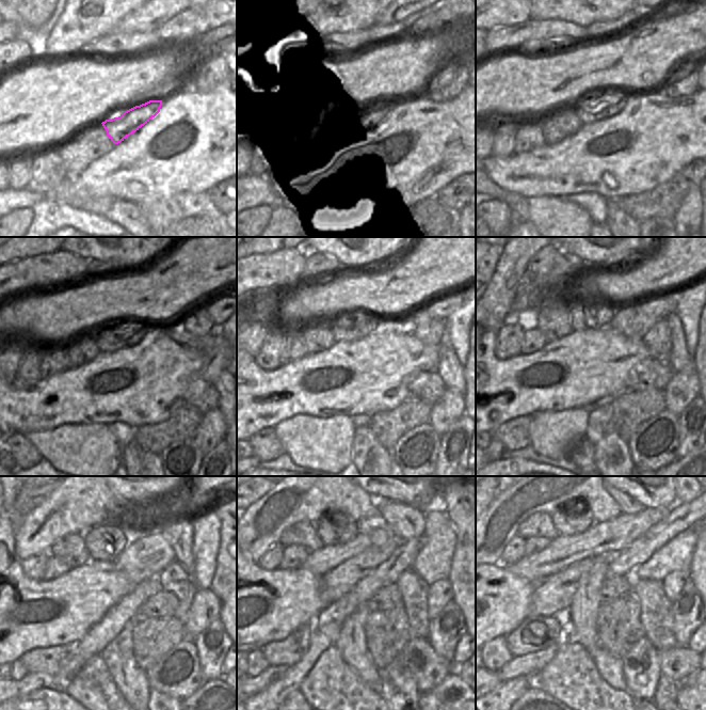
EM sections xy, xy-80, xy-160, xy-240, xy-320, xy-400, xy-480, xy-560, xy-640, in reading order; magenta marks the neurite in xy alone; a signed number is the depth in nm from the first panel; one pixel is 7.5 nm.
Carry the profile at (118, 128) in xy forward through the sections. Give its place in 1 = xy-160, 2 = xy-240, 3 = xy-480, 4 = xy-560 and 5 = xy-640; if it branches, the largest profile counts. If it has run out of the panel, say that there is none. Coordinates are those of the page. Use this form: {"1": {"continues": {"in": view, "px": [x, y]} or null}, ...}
{"1": {"continues": {"in": "xy-160", "px": [584, 115]}}, "2": {"continues": {"in": "xy-240", "px": [102, 346]}}, "3": {"continues": {"in": "xy-480", "px": [106, 541]}}, "4": {"continues": {"in": "xy-560", "px": [334, 527]}}, "5": {"continues": {"in": "xy-640", "px": [570, 520]}}}

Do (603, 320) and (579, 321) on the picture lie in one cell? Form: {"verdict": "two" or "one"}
{"verdict": "one"}

